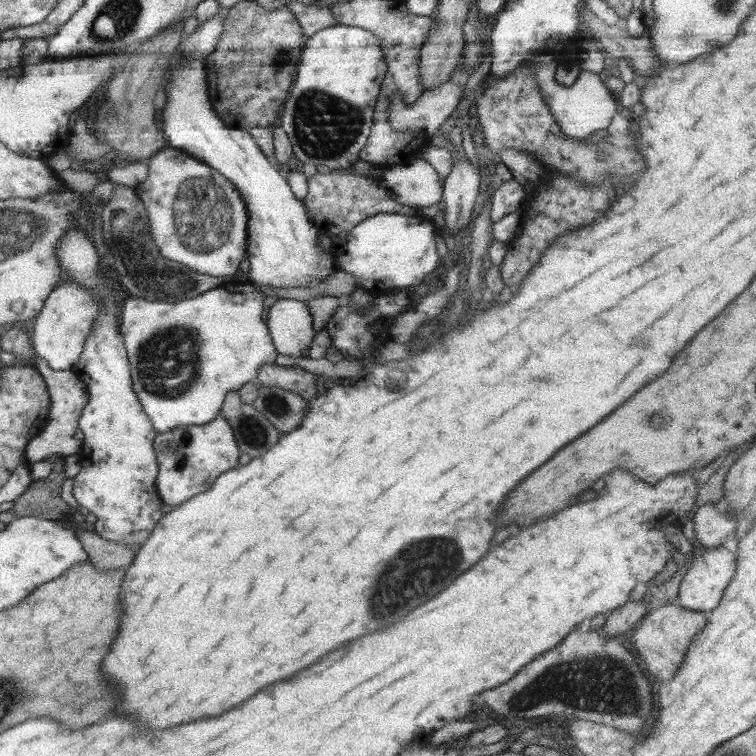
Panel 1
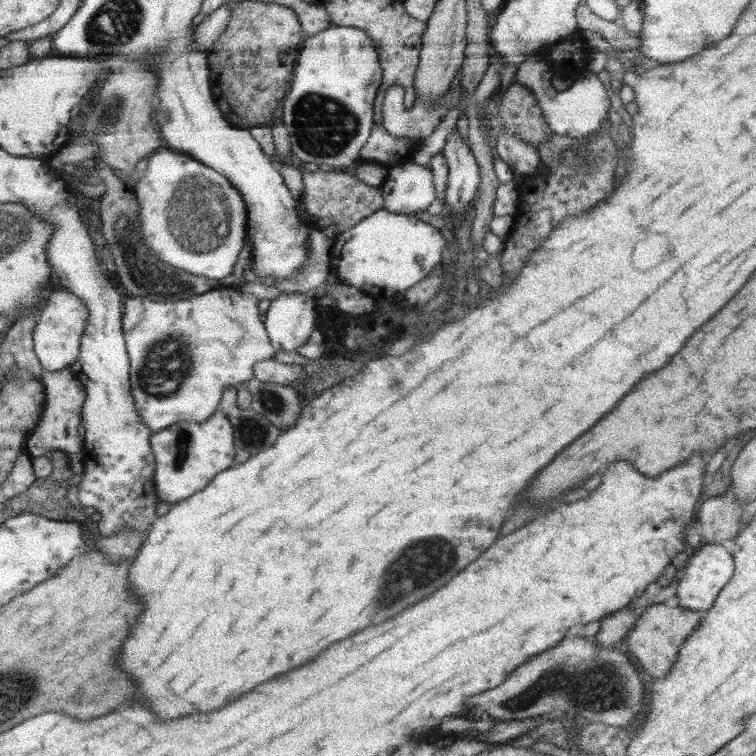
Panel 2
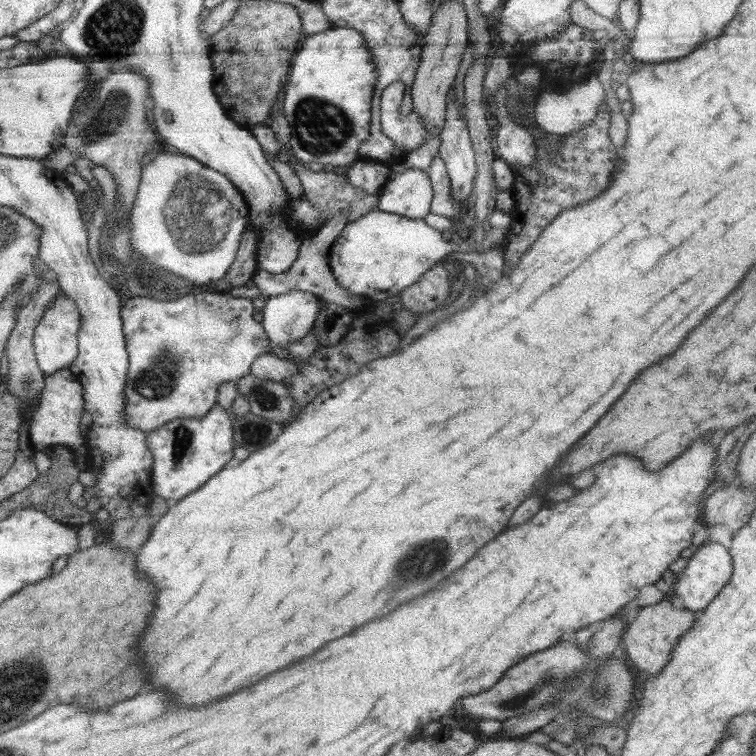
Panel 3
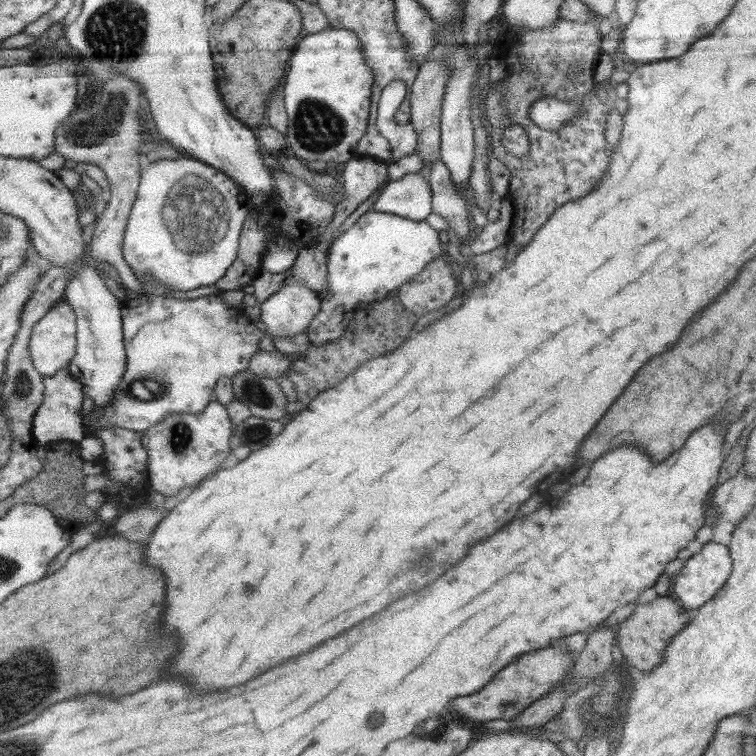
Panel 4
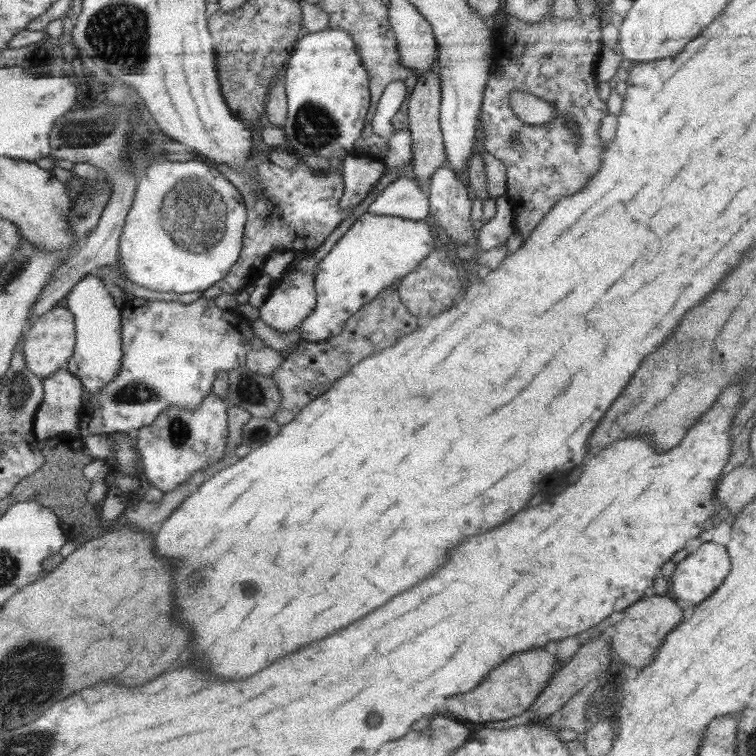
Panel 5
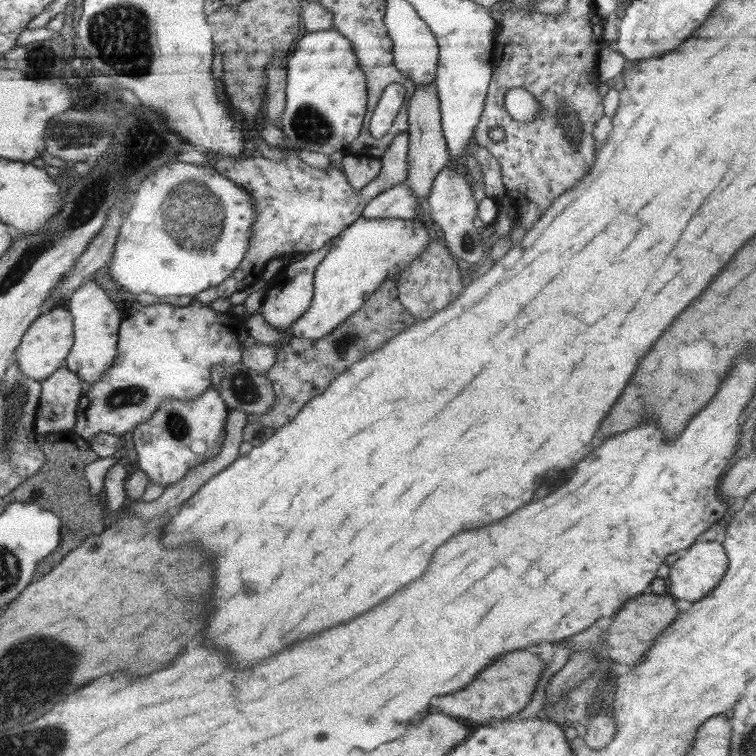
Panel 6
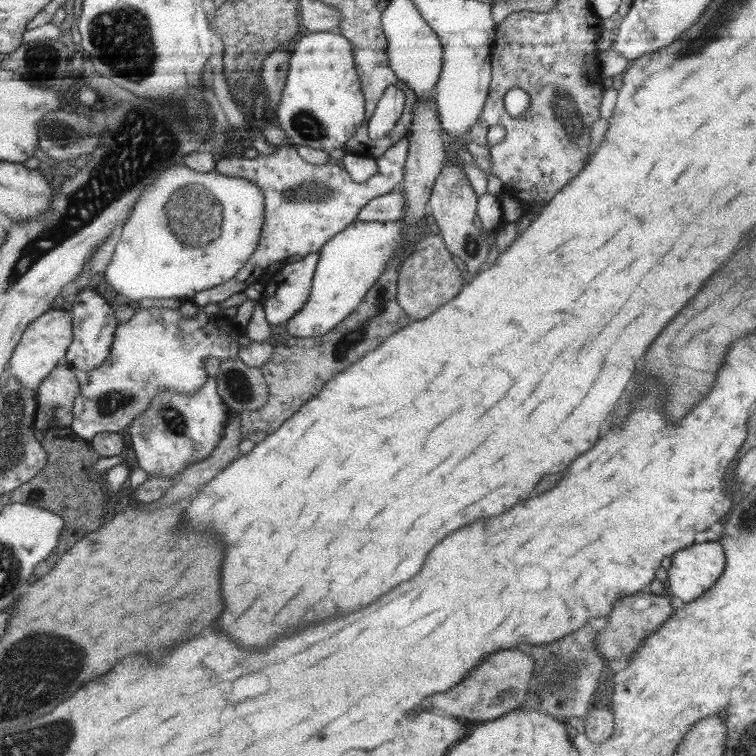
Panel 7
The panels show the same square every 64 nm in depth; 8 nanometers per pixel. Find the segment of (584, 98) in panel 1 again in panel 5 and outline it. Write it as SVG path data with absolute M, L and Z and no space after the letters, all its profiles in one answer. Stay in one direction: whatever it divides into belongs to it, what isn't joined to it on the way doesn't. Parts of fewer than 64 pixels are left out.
M514 90L509 95L510 110L516 118L529 125L540 125L556 117L556 110L547 100L529 92Z

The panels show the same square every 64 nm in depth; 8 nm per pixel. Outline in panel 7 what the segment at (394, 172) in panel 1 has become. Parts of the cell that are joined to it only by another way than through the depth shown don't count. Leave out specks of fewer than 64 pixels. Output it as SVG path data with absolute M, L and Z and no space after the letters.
M400 189L376 196L360 209L358 220L362 222L398 221L405 216L405 198Z

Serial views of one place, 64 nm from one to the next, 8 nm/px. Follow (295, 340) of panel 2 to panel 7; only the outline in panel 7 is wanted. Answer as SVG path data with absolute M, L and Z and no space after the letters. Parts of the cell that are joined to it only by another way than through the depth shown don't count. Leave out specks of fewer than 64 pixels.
M310 253L300 261L284 262L274 275L265 280L260 303L263 306L266 320L270 324L278 325L288 322L306 304L310 296L313 274L315 273L318 259L318 253Z

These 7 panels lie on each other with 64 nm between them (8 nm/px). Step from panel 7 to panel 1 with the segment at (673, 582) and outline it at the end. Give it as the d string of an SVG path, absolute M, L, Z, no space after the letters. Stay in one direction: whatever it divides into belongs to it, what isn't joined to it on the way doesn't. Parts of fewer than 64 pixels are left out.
M725 547L706 549L702 556L694 558L692 568L687 570L678 588L680 605L690 610L708 614L722 600L726 586L730 584L736 572L736 553L732 554Z

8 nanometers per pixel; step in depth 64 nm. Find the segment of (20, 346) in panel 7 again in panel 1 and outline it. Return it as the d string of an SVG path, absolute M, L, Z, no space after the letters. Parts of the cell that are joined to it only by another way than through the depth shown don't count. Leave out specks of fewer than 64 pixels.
M74 281L60 284L48 295L42 310L32 322L30 341L35 354L44 359L52 370L72 369L78 364L85 340L92 333L99 308L99 298L92 291Z

